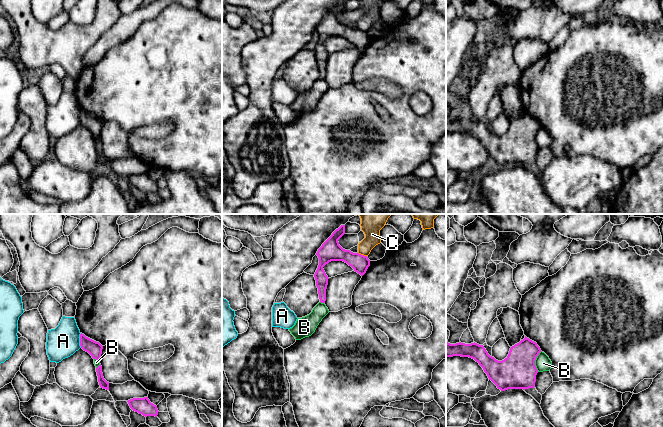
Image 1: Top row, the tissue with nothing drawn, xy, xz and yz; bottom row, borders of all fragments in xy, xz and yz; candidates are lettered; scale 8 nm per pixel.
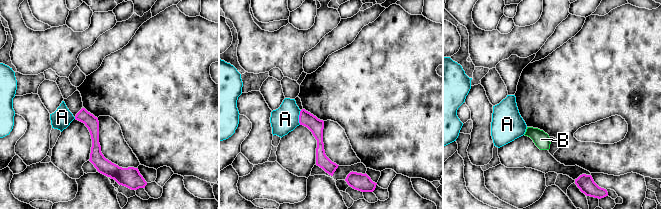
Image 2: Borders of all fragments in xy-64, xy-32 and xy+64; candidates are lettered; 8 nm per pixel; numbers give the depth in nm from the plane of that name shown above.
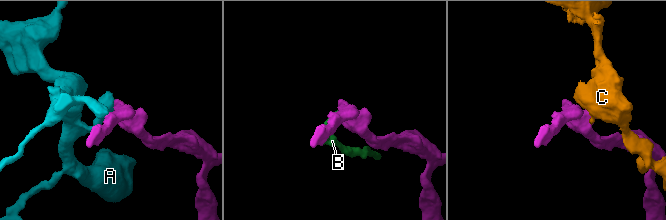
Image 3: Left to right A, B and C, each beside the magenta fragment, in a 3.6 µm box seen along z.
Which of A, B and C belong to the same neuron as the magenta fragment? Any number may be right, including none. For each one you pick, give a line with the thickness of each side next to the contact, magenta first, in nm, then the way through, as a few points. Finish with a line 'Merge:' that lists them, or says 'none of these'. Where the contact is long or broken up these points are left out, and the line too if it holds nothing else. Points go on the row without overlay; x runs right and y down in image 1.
Merge: none of these

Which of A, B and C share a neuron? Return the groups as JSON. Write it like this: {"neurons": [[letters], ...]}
{"neurons": [["A"], ["B"], ["C"]]}

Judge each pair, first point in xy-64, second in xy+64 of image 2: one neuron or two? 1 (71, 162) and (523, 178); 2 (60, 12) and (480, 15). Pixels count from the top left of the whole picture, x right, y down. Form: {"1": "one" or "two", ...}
{"1": "two", "2": "one"}

